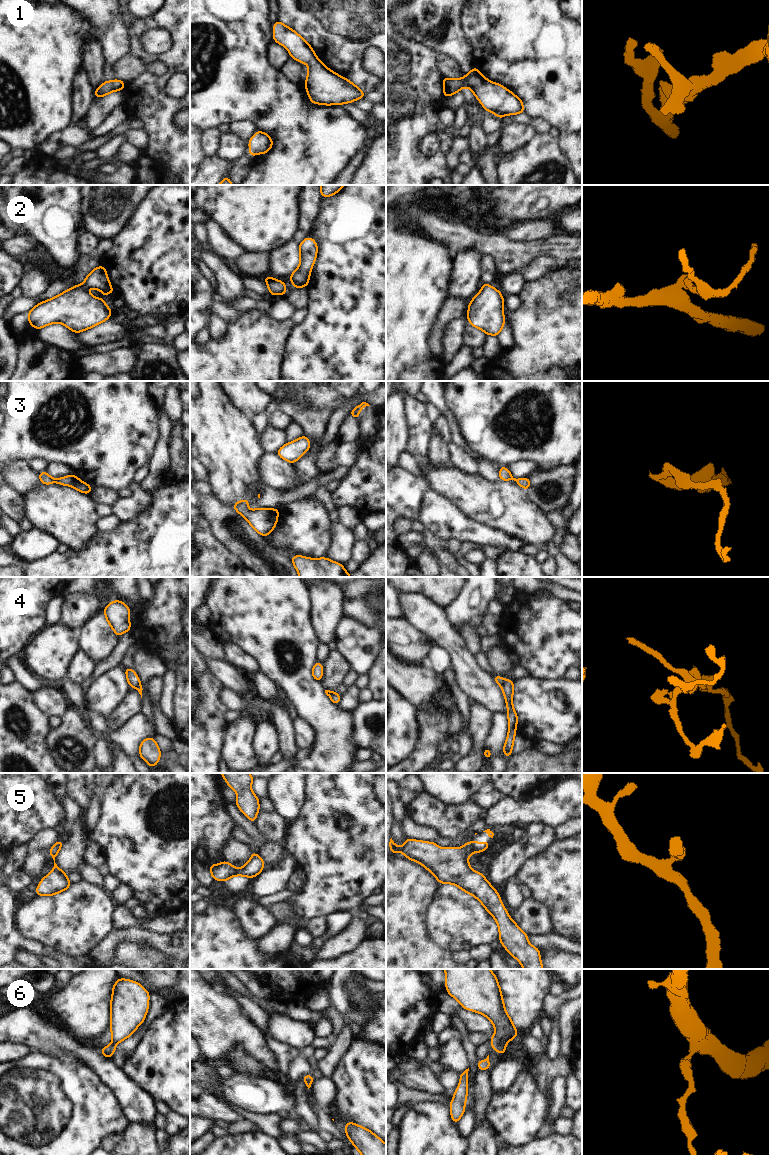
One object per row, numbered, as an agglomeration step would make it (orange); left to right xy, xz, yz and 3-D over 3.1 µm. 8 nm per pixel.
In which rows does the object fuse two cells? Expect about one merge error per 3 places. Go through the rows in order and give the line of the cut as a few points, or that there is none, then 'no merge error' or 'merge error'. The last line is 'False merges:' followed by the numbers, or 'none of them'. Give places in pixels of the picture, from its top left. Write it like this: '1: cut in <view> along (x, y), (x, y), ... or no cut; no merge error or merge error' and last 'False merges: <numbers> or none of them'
1: no cut; no merge error
2: no cut; no merge error
3: no cut; no merge error
4: cut in yz along (506, 680), (501, 687); merge error
5: cut in yz along (468, 842), (475, 851); merge error
6: no cut; no merge error
False merges: 4, 5

